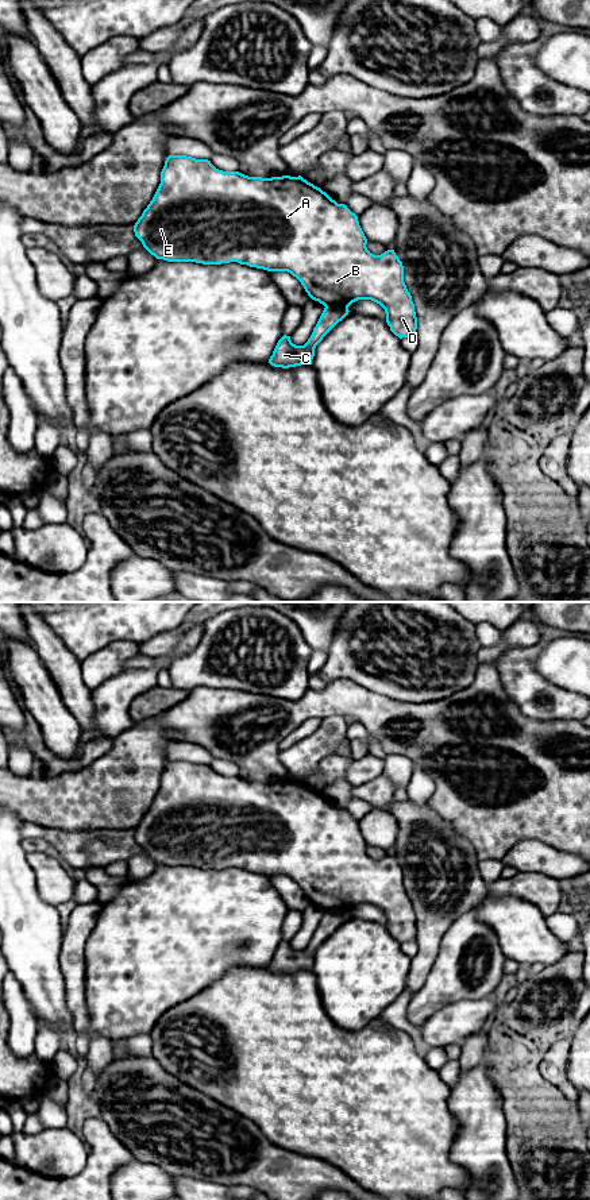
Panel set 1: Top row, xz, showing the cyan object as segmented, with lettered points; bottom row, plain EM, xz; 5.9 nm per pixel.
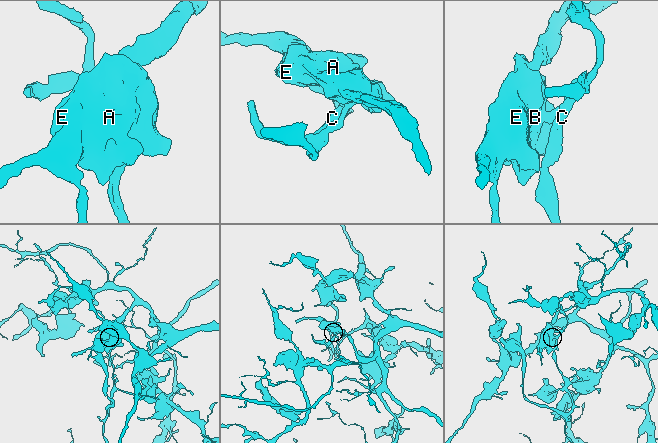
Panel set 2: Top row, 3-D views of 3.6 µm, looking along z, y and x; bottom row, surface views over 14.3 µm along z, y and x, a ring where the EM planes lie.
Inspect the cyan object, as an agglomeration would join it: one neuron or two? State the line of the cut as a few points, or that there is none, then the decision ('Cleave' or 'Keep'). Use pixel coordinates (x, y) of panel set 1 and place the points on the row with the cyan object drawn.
Split along xz (326, 305), (344, 305), (347, 308). Cleave

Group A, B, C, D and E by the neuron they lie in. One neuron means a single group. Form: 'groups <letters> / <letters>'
groups A B D E / C

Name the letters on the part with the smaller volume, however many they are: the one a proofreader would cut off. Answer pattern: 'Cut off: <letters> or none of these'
Cut off: C

